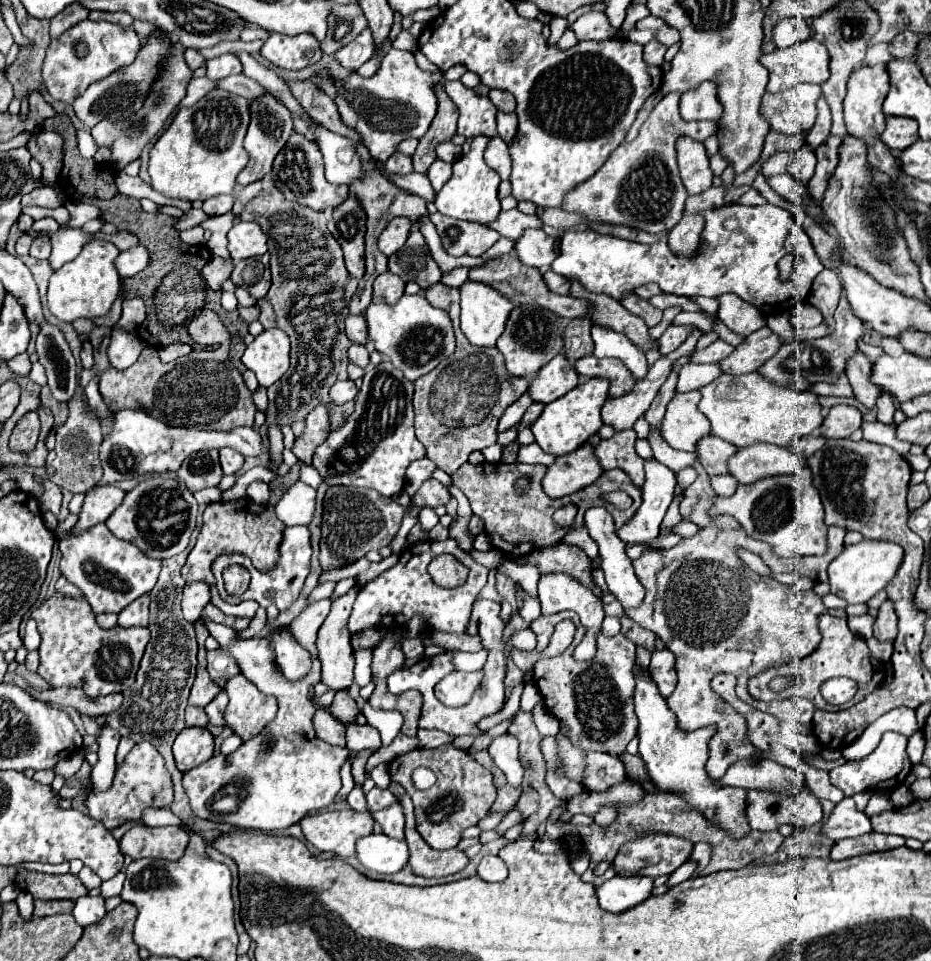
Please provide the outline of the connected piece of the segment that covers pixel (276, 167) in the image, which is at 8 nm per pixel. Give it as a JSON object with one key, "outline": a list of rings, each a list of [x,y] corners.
{"outline":[[[297,133],[289,137],[285,147],[277,153],[273,161],[273,181],[275,187],[283,193],[287,201],[295,201],[299,205],[311,207],[315,211],[323,211],[327,207],[335,209],[349,197],[347,185],[333,185],[323,175],[323,157],[317,145],[311,145],[311,141],[303,141]]]}

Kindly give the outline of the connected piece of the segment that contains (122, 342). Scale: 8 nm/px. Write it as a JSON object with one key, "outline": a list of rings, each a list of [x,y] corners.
{"outline":[[[113,327],[111,329],[111,341],[107,347],[107,357],[109,357],[109,367],[113,369],[127,369],[129,365],[135,363],[143,349],[143,343],[135,333],[125,333],[123,329]]]}

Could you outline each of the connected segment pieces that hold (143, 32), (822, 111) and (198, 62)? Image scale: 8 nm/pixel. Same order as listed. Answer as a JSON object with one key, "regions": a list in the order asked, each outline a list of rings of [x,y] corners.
{"regions":[[[[135,19],[133,21],[133,29],[135,29],[135,33],[139,35],[139,39],[141,39],[141,47],[147,43],[147,39],[149,39],[149,35],[157,29],[155,25],[151,25],[151,23],[147,23],[147,21],[141,21],[141,19]]],[[[823,97],[819,99],[817,111],[819,111],[817,123],[813,125],[813,129],[811,129],[809,135],[805,137],[805,143],[811,147],[811,151],[815,151],[819,145],[823,145],[823,143],[827,141],[829,129],[831,129],[831,111],[827,109],[827,103],[823,101]]],[[[187,49],[187,51],[185,51],[185,59],[187,59],[187,65],[189,65],[193,71],[205,65],[205,57],[203,57],[197,49]]]]}

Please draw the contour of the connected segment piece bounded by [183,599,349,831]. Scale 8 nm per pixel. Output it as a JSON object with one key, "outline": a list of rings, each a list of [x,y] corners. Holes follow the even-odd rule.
{"outline":[[[321,599],[303,609],[301,615],[289,623],[291,637],[311,655],[311,669],[299,681],[289,681],[283,677],[281,669],[275,663],[275,651],[269,645],[267,637],[237,639],[237,633],[231,627],[201,617],[205,621],[205,627],[209,629],[209,635],[215,637],[223,649],[233,653],[241,667],[241,673],[253,685],[257,685],[259,691],[273,695],[277,699],[279,711],[277,717],[271,723],[267,723],[259,735],[255,735],[251,741],[245,741],[237,751],[233,751],[227,757],[215,755],[183,775],[183,787],[189,797],[191,811],[199,819],[219,821],[233,827],[237,825],[241,829],[281,831],[299,823],[311,811],[325,809],[333,803],[333,797],[341,789],[339,771],[349,755],[349,749],[327,745],[315,735],[313,729],[315,707],[309,701],[309,691],[315,683],[319,683],[321,677],[321,663],[317,659],[315,639],[319,627],[329,615],[329,607],[331,599]],[[229,795],[237,797],[235,811],[217,813],[213,809],[213,803]]]}

